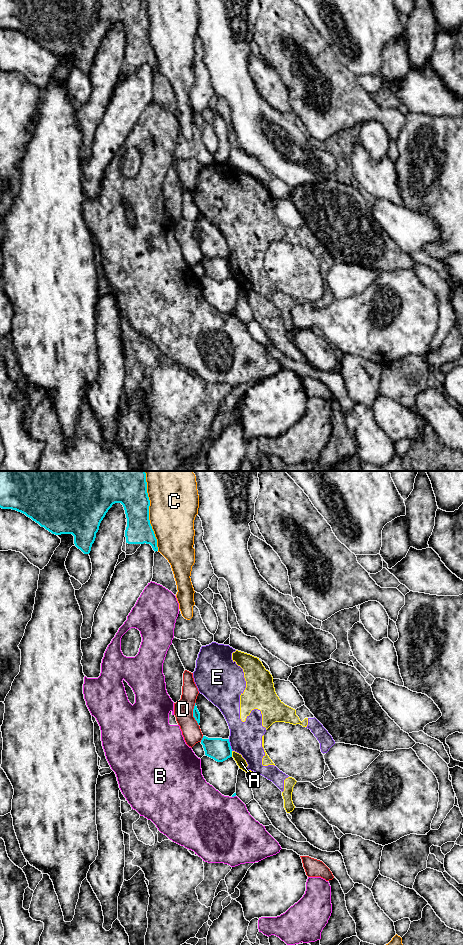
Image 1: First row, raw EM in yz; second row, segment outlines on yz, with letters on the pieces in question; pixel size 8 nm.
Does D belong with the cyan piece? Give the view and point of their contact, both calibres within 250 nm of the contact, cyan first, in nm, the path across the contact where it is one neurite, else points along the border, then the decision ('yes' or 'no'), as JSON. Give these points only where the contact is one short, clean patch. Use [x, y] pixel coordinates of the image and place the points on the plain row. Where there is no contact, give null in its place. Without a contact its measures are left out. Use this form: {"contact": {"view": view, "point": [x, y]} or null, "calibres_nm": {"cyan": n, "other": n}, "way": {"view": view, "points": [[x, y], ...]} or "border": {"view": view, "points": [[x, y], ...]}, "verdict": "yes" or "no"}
{"contact": {"view": "yz", "point": [193, 234]}, "calibres_nm": {"cyan": 60, "other": 160}, "verdict": "no"}

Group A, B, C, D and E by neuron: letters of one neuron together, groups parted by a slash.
A E / B / C / D

